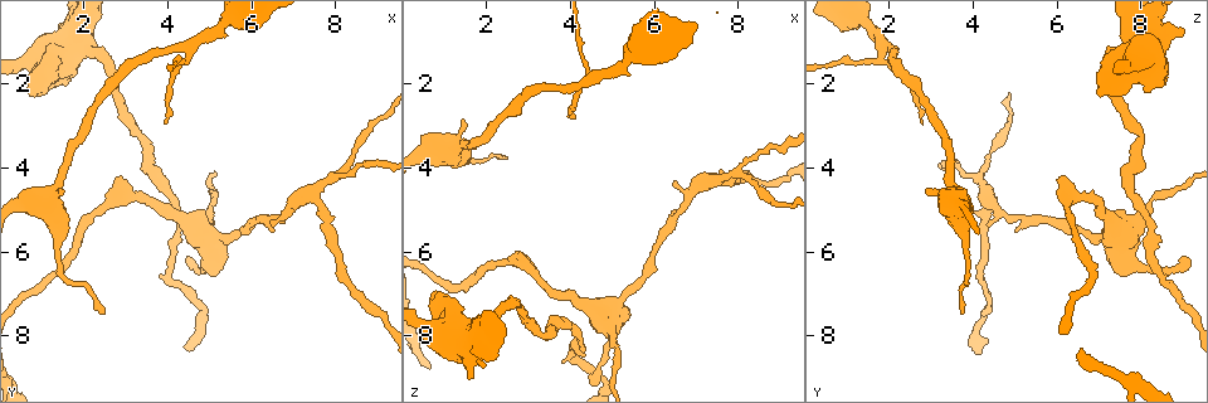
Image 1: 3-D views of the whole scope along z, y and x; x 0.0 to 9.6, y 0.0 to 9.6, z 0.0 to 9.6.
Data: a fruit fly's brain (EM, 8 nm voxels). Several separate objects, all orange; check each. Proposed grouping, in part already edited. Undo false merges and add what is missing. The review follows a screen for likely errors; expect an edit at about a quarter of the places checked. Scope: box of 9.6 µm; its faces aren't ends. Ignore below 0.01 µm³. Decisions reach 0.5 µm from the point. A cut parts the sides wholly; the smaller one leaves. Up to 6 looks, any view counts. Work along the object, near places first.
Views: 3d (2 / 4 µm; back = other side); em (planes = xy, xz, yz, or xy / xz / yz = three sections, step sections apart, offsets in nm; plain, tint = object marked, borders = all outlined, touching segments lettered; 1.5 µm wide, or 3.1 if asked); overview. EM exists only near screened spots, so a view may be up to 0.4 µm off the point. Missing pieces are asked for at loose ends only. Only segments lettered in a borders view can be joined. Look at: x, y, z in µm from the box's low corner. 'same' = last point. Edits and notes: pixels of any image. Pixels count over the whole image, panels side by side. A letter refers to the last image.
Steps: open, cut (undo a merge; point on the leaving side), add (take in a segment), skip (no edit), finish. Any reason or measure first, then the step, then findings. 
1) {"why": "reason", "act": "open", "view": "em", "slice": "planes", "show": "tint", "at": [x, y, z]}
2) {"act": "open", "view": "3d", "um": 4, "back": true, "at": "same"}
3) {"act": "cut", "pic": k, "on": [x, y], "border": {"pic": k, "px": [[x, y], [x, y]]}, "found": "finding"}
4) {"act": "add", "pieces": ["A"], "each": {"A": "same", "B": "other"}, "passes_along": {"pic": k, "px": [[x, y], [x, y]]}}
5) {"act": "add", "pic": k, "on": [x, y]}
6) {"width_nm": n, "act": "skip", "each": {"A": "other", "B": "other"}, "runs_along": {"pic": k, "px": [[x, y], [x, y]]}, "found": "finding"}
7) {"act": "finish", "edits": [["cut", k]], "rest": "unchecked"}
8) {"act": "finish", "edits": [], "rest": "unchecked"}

{"act": "open", "view": "em", "slice": "planes", "show": "borders", "at": [1.40, 4.60, 2.90]}

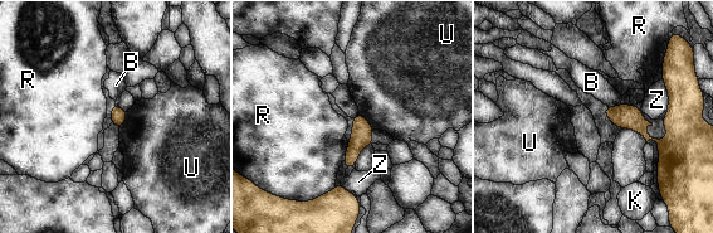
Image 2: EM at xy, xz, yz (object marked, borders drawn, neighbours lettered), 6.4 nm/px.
{"act": "skip", "each": {"B": "other", "K": "other", "R": "other", "U": "other", "Z": "other"}, "found": "no lettered segment goes on from it"}

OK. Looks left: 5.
{"why": "thin end", "act": "open", "view": "3d", "um": 4, "at": [4.45, 6.10, 9.10]}

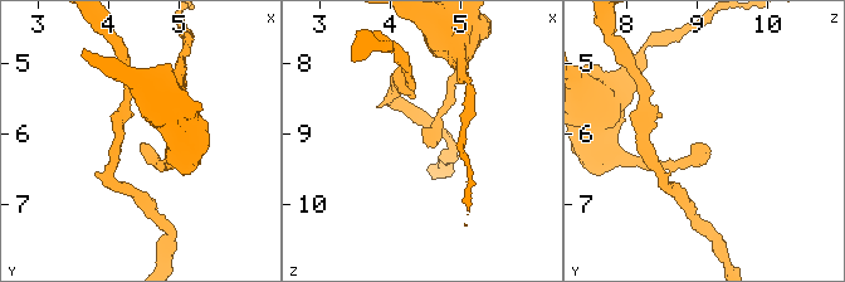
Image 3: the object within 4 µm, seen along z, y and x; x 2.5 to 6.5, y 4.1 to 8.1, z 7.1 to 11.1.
{"why": "need the tissue", "act": "open", "view": "em", "slice": "planes", "show": "borders", "at": [4.45, 6.10, 9.00]}

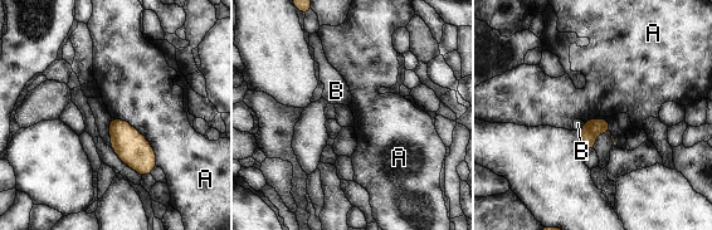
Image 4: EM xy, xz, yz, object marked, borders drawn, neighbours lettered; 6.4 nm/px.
{"width_nm": 120, "longest_contact_nm": ["A", 420], "act": "skip", "each": {"A": "other", "B": "other"}, "found": "none of them fits"}

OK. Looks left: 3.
{"act": "open", "view": "em", "slice": "yz", "step": 8, "show": "borders", "at": [2.30, 1.25, 7.40]}

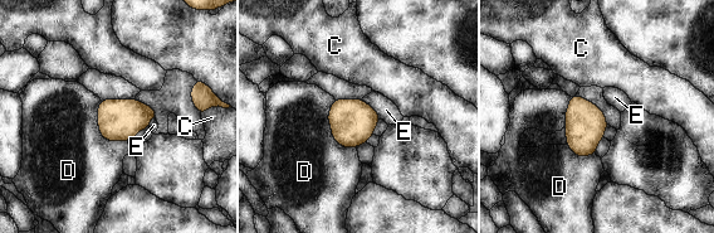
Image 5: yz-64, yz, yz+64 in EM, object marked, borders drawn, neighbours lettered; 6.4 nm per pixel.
{"act": "skip", "each": {"C": "other", "D": "other", "E": "other"}, "border": {"pic": 5, "px": [[333, 100], [331, 134], [356, 147]]}, "found": "continuous, no second cell"}

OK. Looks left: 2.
{"act": "finish", "edits": [], "rest": "unchecked"}

